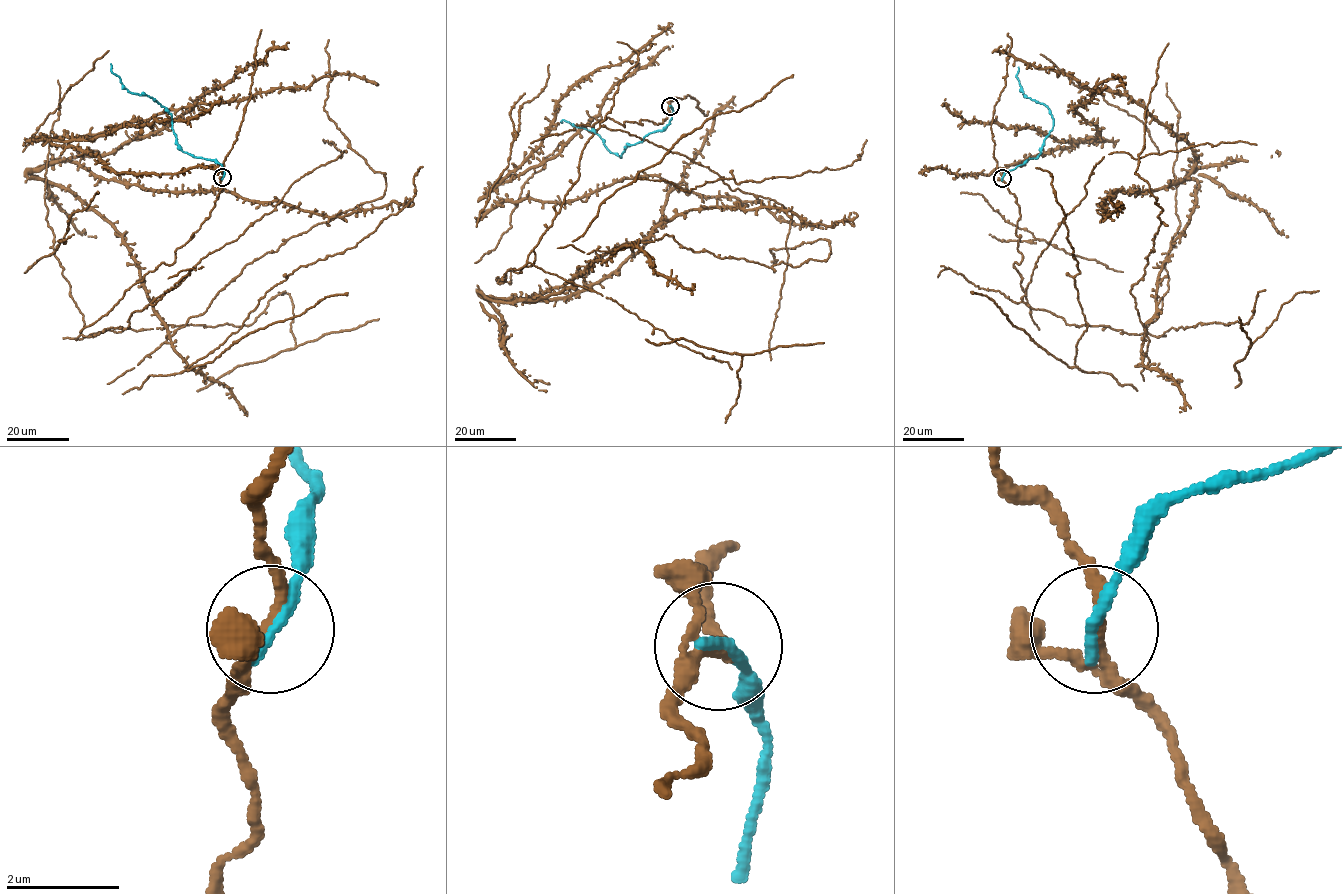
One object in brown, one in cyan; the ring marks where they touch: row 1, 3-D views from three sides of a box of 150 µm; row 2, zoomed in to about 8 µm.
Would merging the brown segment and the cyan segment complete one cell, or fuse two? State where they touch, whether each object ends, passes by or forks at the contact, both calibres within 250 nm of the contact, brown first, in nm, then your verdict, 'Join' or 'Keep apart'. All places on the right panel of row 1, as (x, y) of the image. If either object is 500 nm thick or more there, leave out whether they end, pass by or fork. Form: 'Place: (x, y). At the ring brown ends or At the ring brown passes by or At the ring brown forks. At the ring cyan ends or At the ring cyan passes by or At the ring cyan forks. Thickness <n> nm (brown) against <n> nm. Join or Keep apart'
Place: (1002, 178). At the ring brown forks. At the ring cyan ends. Thickness 170 nm (brown) against 260 nm. Keep apart

